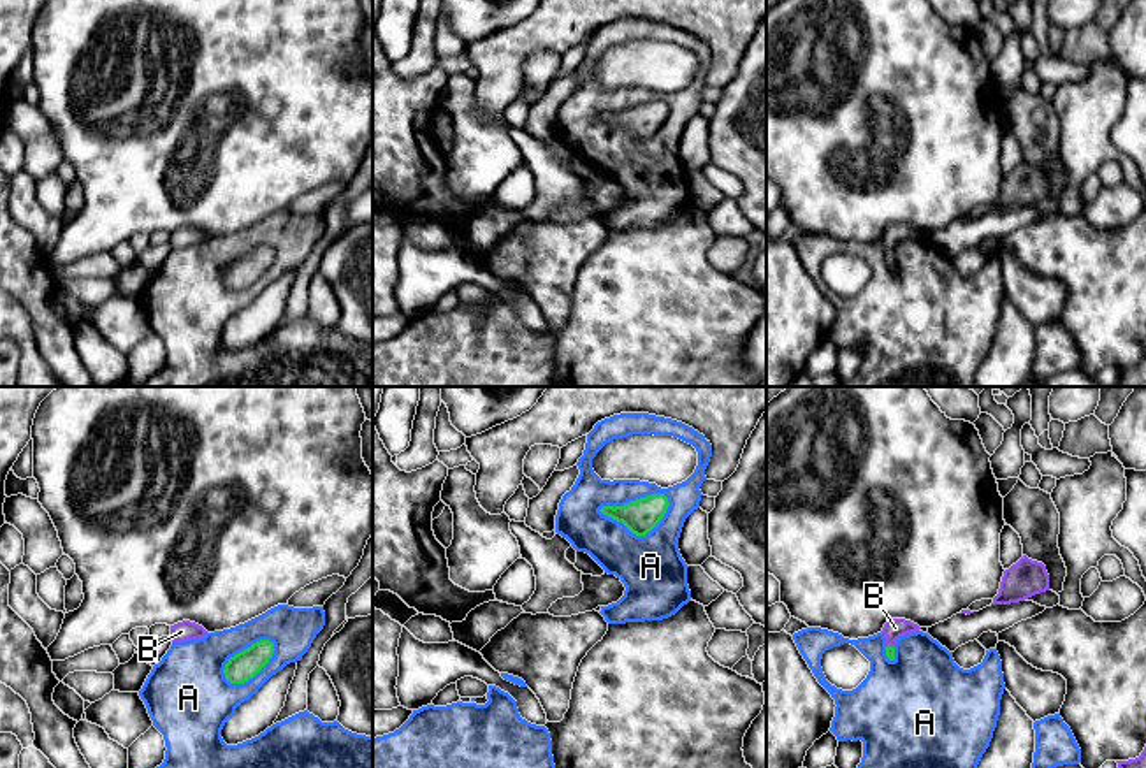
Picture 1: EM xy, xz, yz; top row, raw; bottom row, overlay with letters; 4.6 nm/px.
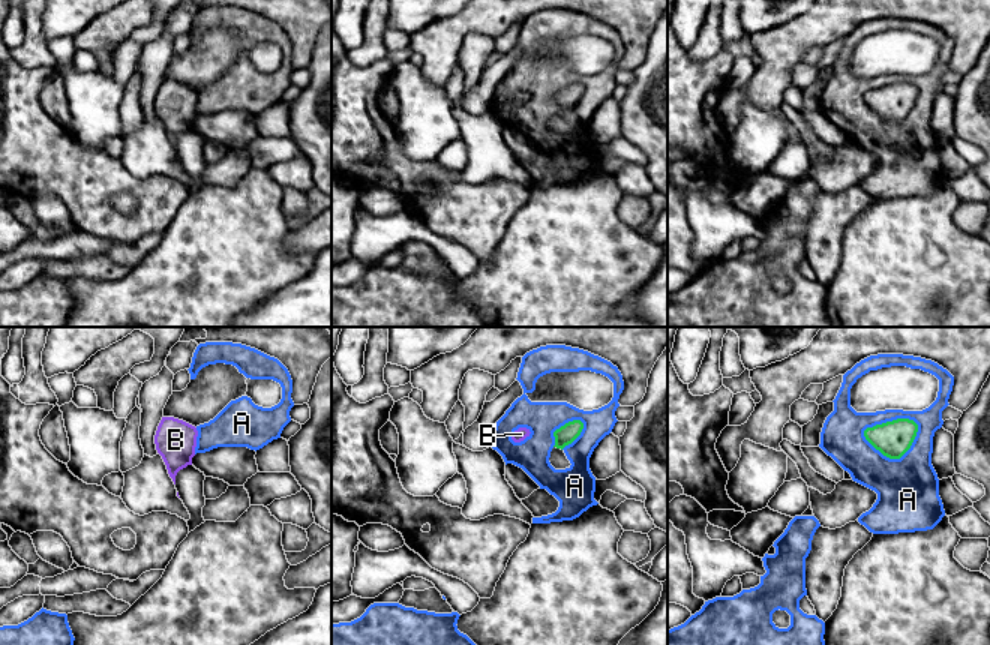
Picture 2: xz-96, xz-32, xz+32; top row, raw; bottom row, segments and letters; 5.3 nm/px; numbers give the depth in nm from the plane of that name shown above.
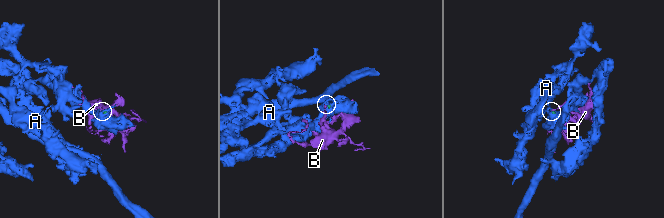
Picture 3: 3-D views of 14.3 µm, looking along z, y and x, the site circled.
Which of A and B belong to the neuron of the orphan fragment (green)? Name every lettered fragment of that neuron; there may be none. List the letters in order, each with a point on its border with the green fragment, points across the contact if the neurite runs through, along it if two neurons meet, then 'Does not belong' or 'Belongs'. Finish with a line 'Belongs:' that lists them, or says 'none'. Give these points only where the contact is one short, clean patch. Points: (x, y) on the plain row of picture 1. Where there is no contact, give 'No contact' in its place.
A: Touches green at xz (637, 106). Does not belong
B: Touches green at yz (888, 252). Path across: yz (890, 257), (888, 252), (895, 234). Belongs
Belongs: B

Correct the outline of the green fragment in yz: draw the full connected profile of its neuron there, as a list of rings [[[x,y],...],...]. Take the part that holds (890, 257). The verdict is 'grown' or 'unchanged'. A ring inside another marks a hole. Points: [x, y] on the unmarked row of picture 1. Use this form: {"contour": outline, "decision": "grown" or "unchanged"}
{"contour": [[[891,225],[884,230],[882,234],[882,241],[886,244],[886,262],[889,267],[895,267],[895,248],[903,243],[903,241],[909,241],[909,239],[916,239],[919,237],[921,234],[910,227],[905,227],[905,225]]], "decision": "grown"}

